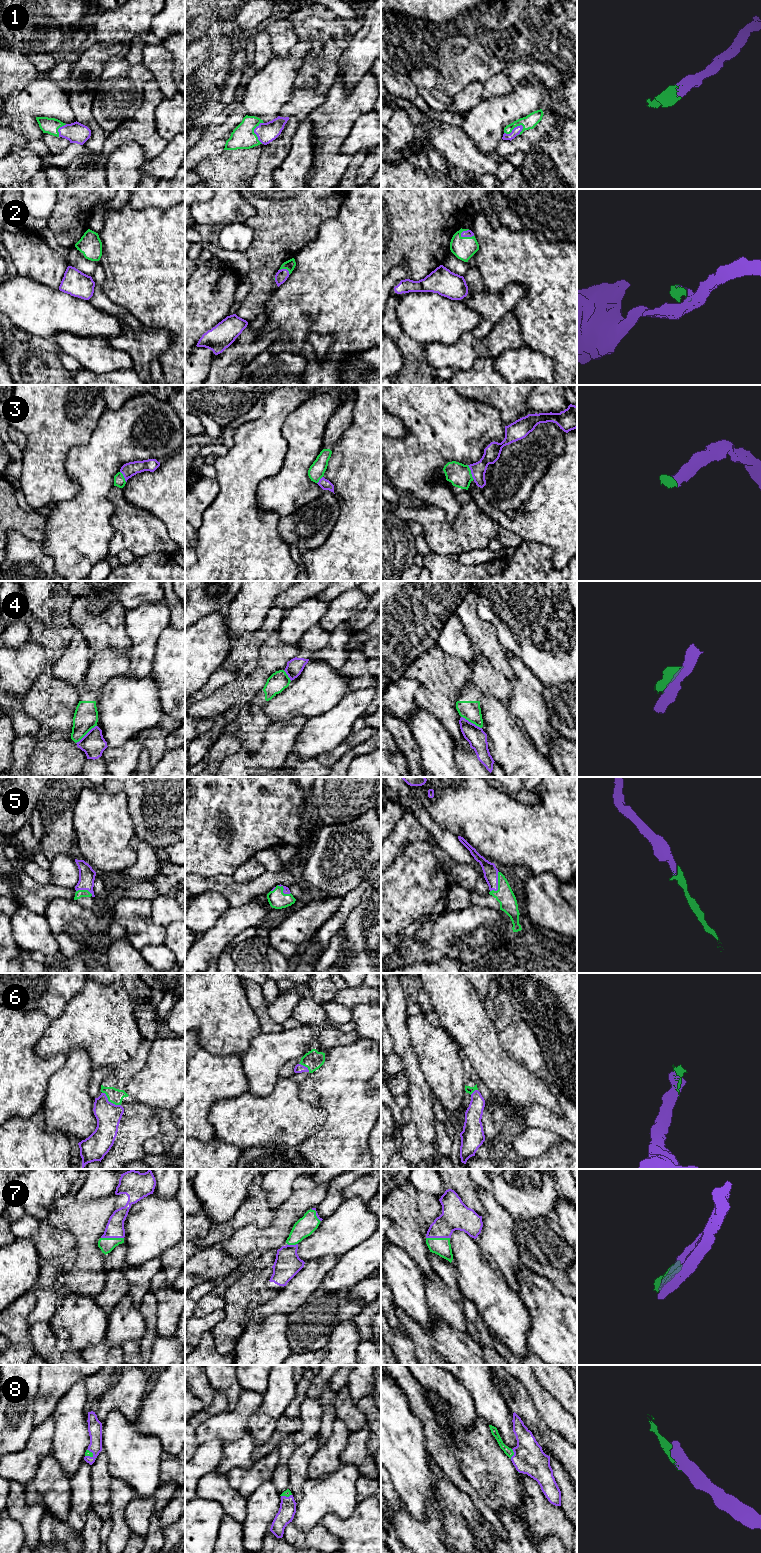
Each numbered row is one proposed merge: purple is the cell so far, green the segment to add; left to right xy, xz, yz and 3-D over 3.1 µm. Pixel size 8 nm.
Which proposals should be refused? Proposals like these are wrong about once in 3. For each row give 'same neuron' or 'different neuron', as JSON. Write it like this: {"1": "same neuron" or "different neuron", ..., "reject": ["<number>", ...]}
{"1": "same neuron", "2": "same neuron", "3": "same neuron", "4": "different neuron", "5": "same neuron", "6": "same neuron", "7": "same neuron", "8": "same neuron", "reject": ["4"]}

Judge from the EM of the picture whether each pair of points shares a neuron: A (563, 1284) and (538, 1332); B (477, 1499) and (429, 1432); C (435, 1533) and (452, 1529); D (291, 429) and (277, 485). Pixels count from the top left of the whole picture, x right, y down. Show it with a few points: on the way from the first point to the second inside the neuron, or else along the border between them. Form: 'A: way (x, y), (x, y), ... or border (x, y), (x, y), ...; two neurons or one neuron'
A: border (542, 1275), (566, 1296); two neurons
B: way (461, 1482), (454, 1475), (438, 1449); one neuron
C: border (438, 1515), (441, 1521), (444, 1542); two neurons
D: way (294, 443), (294, 468), (291, 471); one neuron

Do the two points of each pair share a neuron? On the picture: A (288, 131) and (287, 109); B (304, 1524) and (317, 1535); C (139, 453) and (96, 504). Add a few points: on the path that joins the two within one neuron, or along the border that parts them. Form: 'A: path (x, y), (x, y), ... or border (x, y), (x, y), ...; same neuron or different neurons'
A: border (289, 116), (295, 116), (301, 120); different neurons
B: border (291, 1522), (300, 1530), (310, 1530), (319, 1522); different neurons
C: path (123, 454), (96, 481), (96, 488); same neuron

